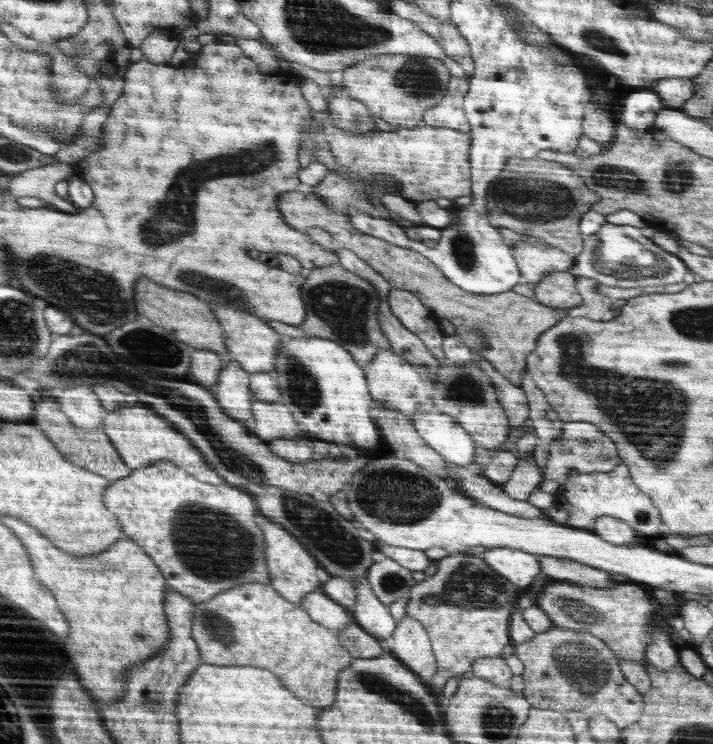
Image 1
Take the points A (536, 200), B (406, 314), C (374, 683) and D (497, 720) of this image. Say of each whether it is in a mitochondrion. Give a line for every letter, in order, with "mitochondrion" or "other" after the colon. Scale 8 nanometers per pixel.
A: mitochondrion
B: other
C: mitochondrion
D: mitochondrion

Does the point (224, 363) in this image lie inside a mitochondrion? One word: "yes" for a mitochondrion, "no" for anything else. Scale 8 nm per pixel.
no

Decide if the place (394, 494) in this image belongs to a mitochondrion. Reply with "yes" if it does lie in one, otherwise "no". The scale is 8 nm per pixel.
yes

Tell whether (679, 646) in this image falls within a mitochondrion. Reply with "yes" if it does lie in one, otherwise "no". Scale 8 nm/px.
no

